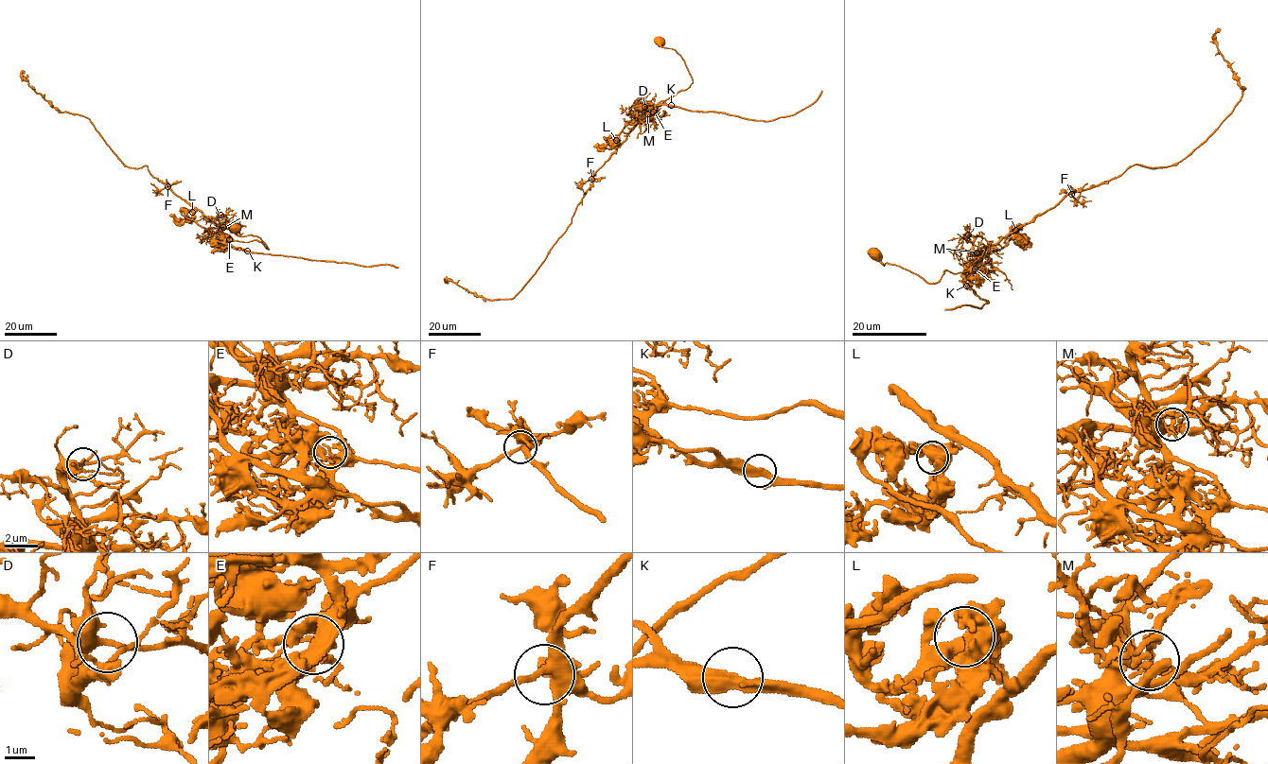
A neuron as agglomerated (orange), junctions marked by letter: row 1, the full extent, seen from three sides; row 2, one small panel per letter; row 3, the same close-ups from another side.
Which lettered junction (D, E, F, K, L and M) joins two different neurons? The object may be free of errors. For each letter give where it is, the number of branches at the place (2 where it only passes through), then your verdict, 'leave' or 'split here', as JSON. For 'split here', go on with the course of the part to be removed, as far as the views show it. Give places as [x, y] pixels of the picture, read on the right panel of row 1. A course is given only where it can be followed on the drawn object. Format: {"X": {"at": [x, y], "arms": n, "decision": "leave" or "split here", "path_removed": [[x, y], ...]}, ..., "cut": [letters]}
{"D": {"at": [968, 234], "arms": 4, "decision": "leave"}, "E": {"at": [975, 269], "arms": 3, "decision": "split here", "path_removed": [[975, 269], [963, 283], [988, 303], [979, 307], [958, 305], [944, 309]]}, "F": {"at": [1071, 194], "arms": 5, "decision": "leave"}, "K": {"at": [966, 286], "arms": 2, "decision": "leave"}, "L": {"at": [1015, 230], "arms": 3, "decision": "leave"}, "M": {"at": [977, 252], "arms": 3, "decision": "leave"}, "cut": ["E"]}

